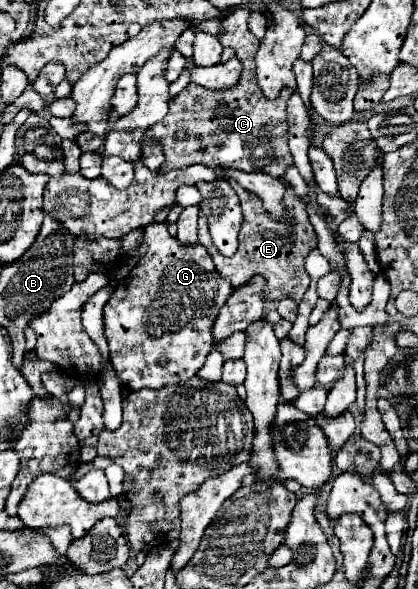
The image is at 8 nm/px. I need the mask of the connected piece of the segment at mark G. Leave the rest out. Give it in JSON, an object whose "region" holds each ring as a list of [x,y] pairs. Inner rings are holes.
{"region":[[[166,221],[148,223],[144,227],[144,243],[148,245],[146,255],[130,271],[130,277],[118,283],[104,307],[104,335],[110,347],[110,361],[126,389],[162,389],[162,385],[178,385],[194,377],[214,345],[212,327],[218,311],[234,291],[230,281],[224,281],[214,269],[206,247],[202,243],[182,245],[168,233]]]}

